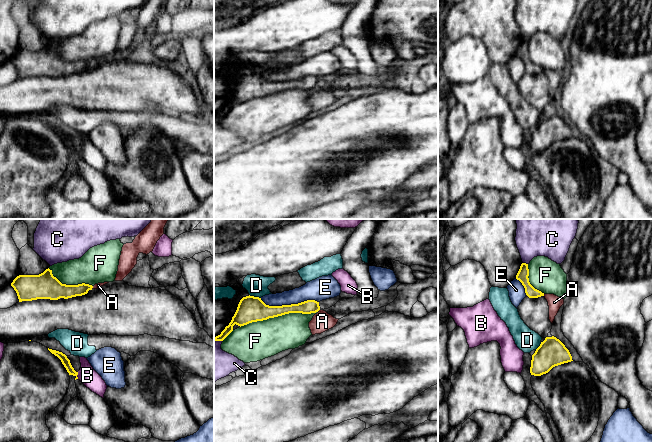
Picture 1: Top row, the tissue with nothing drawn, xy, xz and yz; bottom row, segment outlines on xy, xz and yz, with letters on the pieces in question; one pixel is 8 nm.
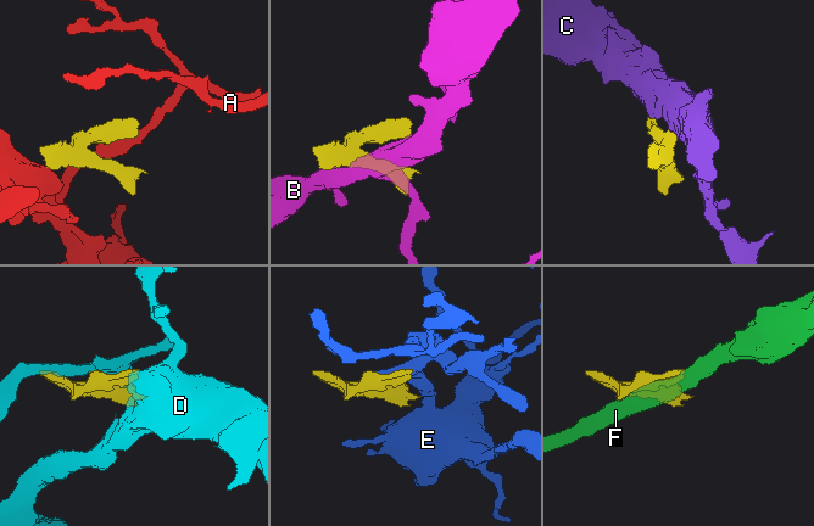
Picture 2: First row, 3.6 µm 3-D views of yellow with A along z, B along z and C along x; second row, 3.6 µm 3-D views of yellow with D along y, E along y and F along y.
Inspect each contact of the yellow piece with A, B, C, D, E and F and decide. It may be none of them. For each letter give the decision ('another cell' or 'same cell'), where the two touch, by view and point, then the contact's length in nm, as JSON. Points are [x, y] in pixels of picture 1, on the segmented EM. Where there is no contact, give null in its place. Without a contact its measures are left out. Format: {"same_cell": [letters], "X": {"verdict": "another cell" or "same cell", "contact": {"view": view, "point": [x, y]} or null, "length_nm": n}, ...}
{"same_cell": [], "A": {"verdict": "another cell", "contact": {"view": "xy", "point": [92, 287]}, "length_nm": 30}, "B": {"verdict": "another cell", "contact": {"view": "xy", "point": [77, 374]}, "length_nm": 60}, "C": {"verdict": "another cell", "contact": {"view": "yz", "point": [525, 263]}, "length_nm": 40}, "D": {"verdict": "another cell", "contact": {"view": "xz", "point": [255, 297]}, "length_nm": 100}, "E": {"verdict": "another cell", "contact": {"view": "xz", "point": [289, 305]}, "length_nm": 480}, "F": {"verdict": "another cell", "contact": {"view": "xz", "point": [279, 315]}, "length_nm": 650}}

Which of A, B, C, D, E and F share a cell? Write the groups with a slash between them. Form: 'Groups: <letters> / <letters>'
Groups: A / B / C / D / E / F

